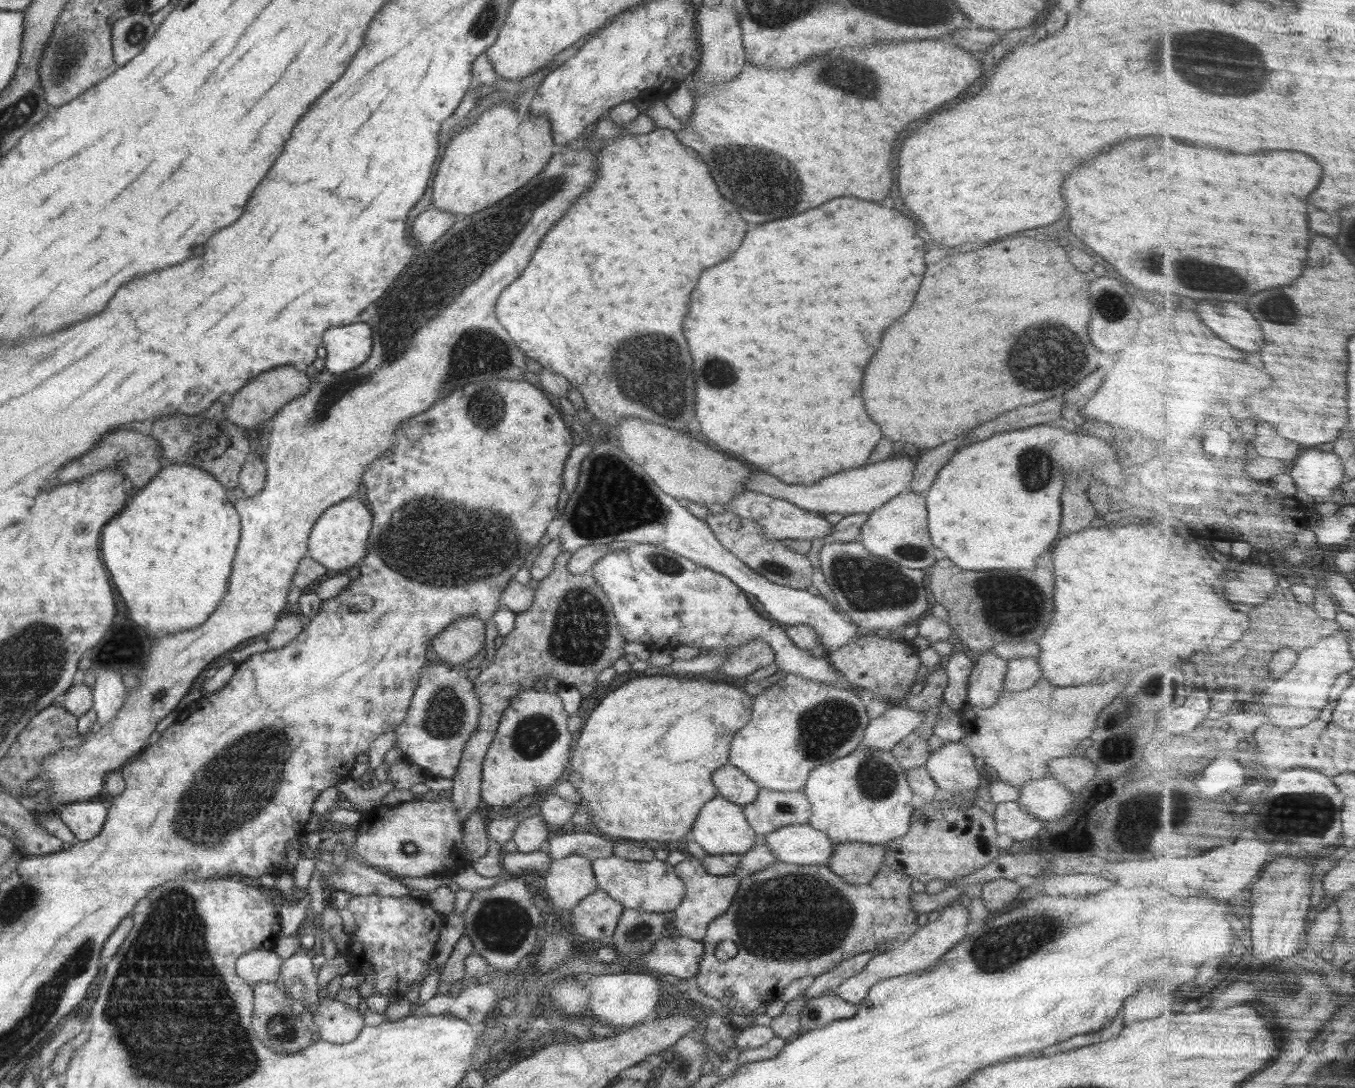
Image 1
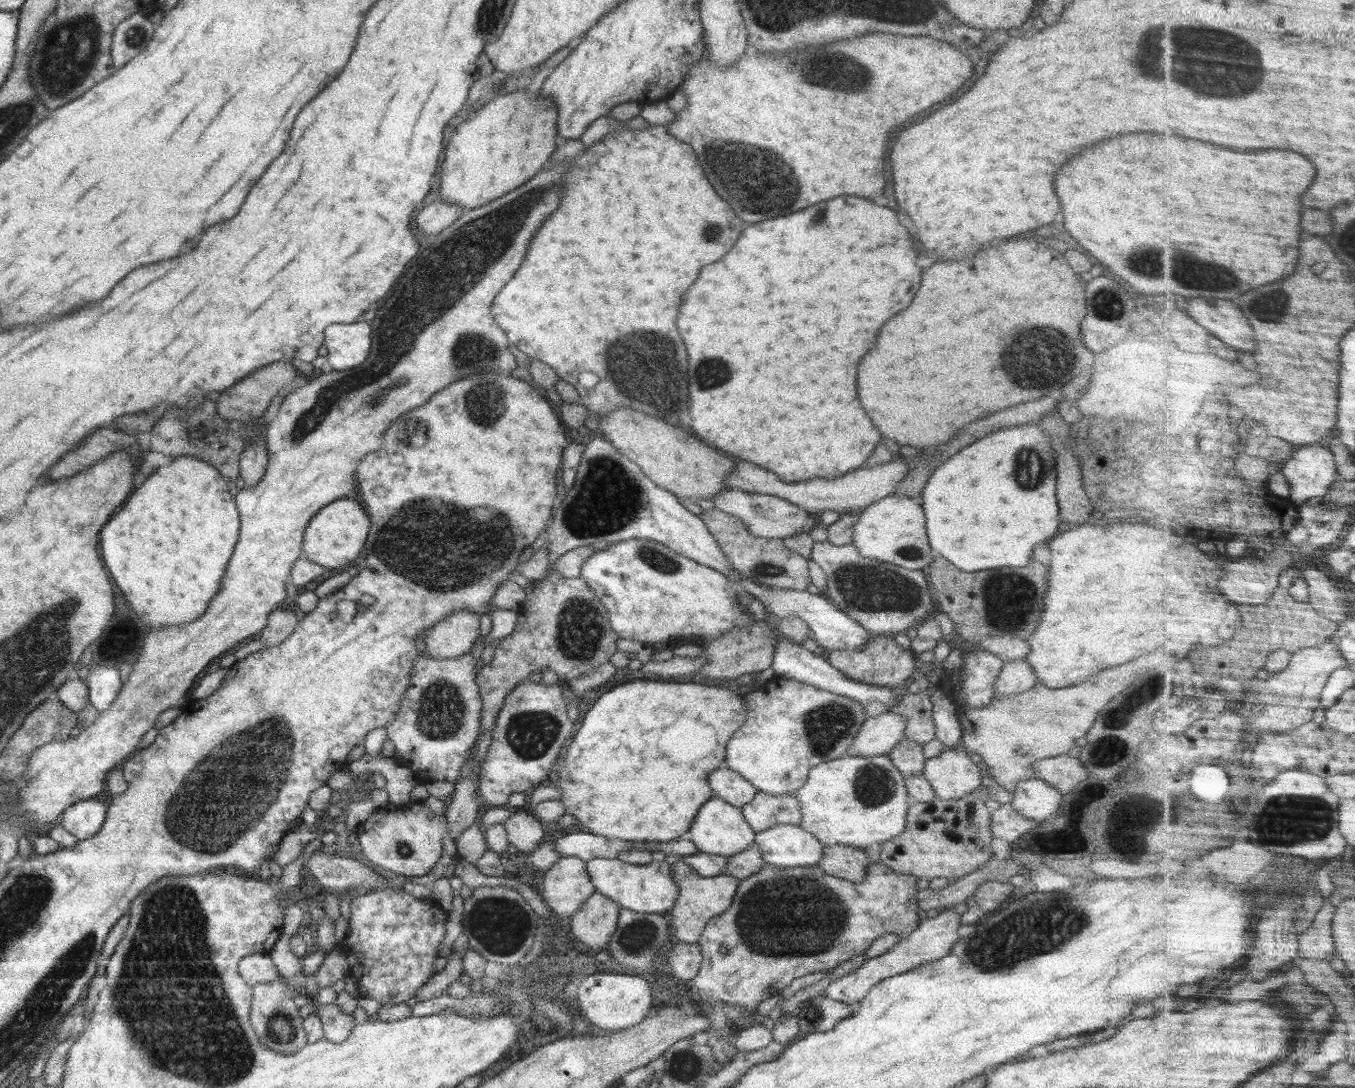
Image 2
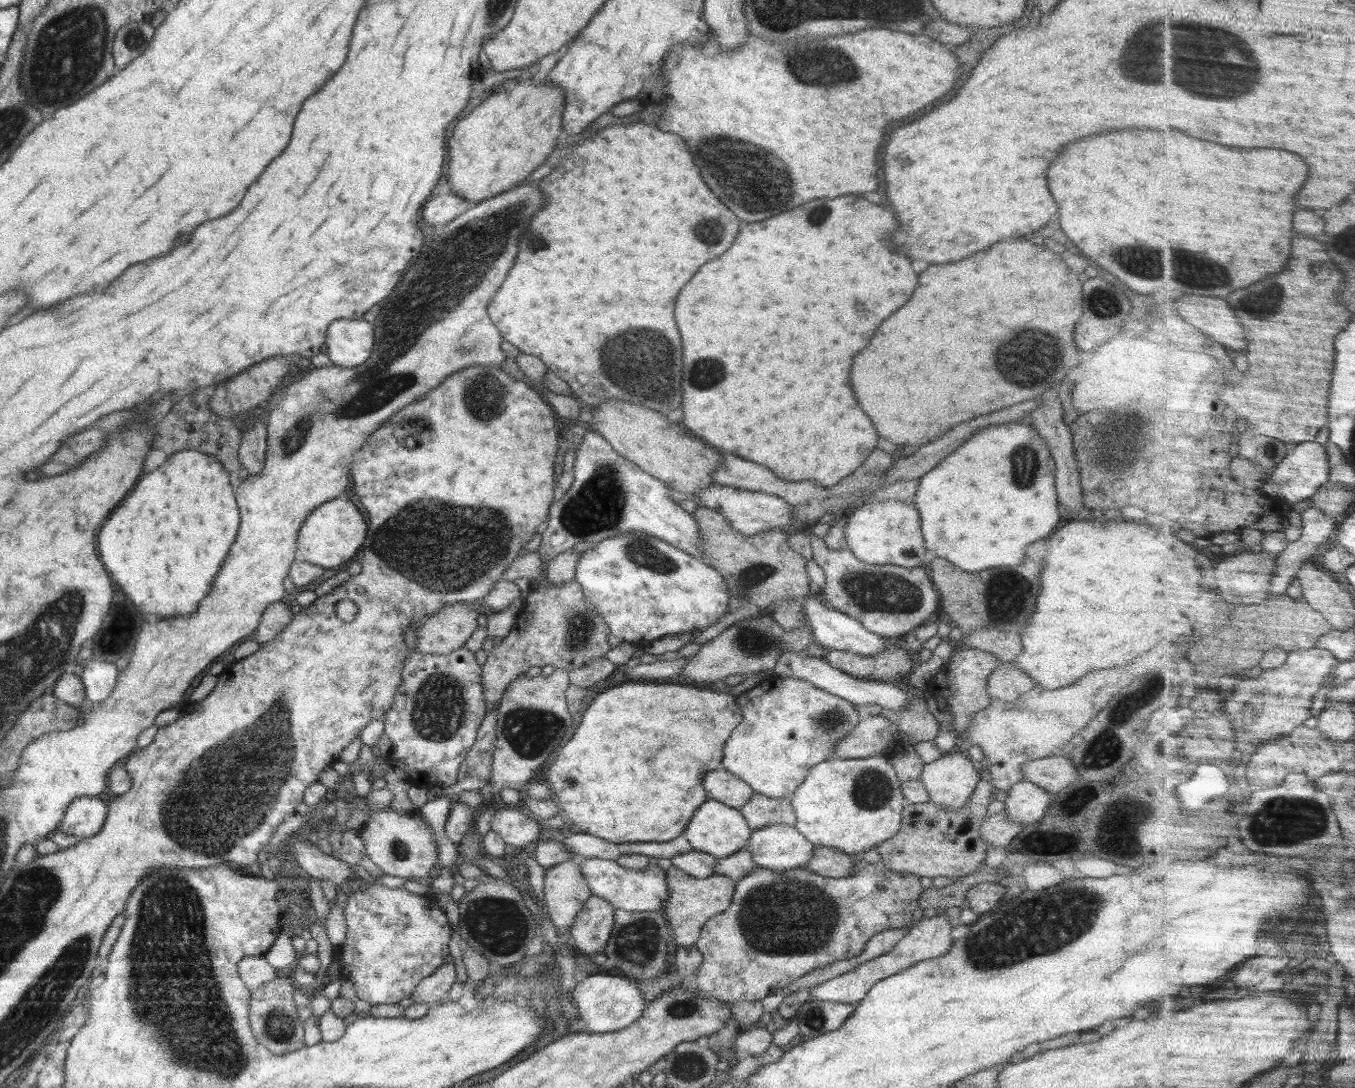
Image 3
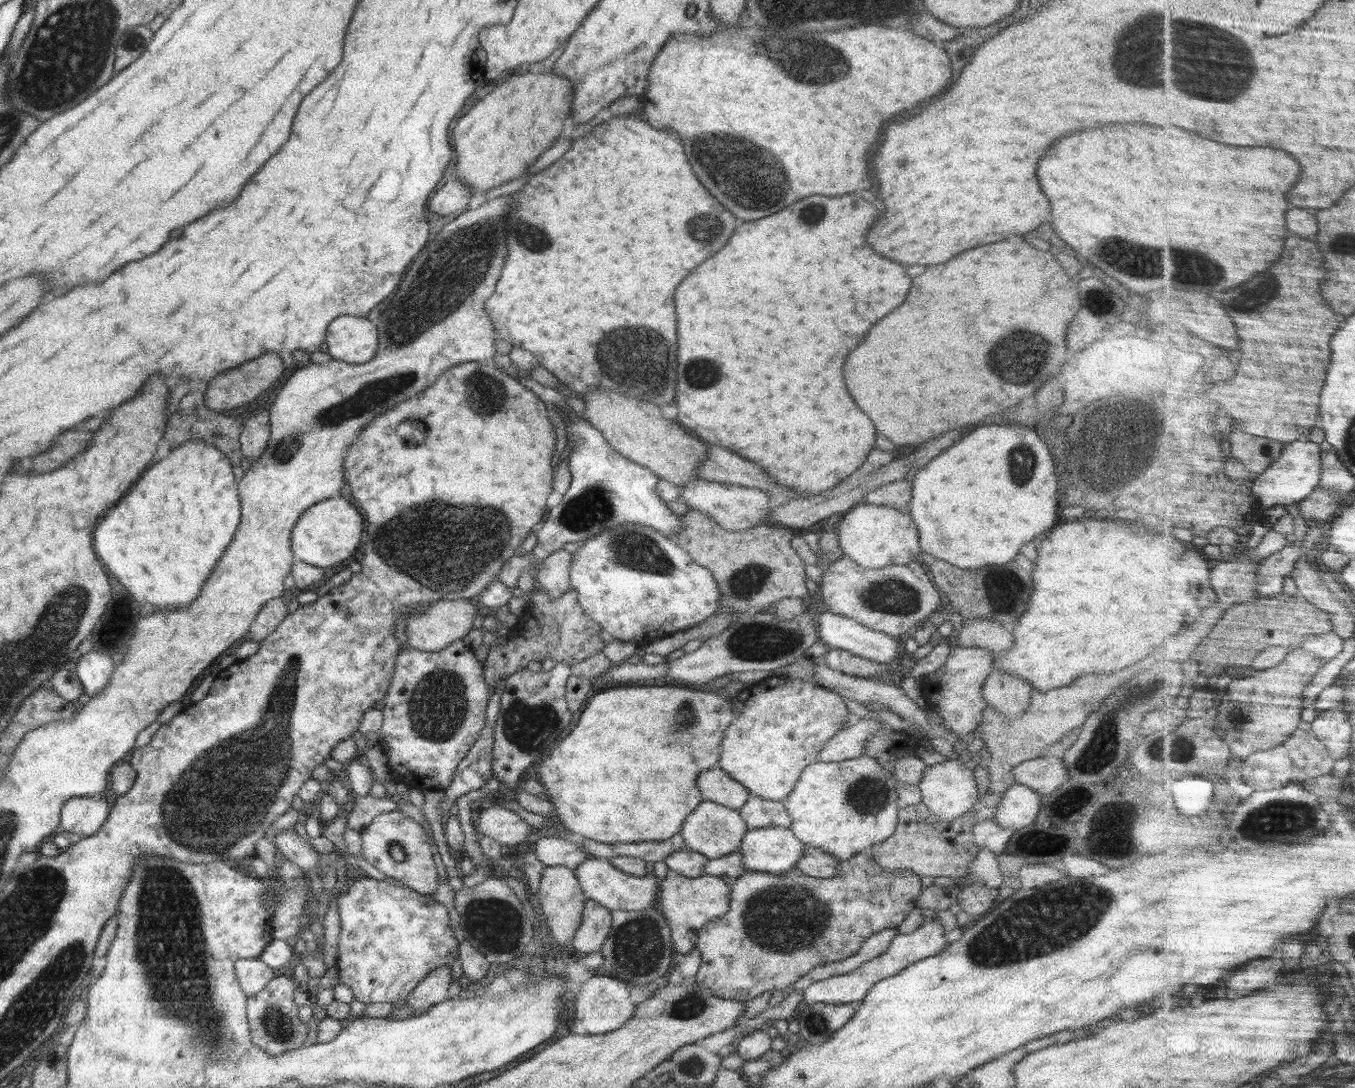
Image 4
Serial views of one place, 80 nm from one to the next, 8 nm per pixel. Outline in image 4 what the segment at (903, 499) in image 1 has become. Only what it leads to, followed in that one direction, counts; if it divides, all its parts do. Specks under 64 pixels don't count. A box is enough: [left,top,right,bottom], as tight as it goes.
[836,503,920,568]

